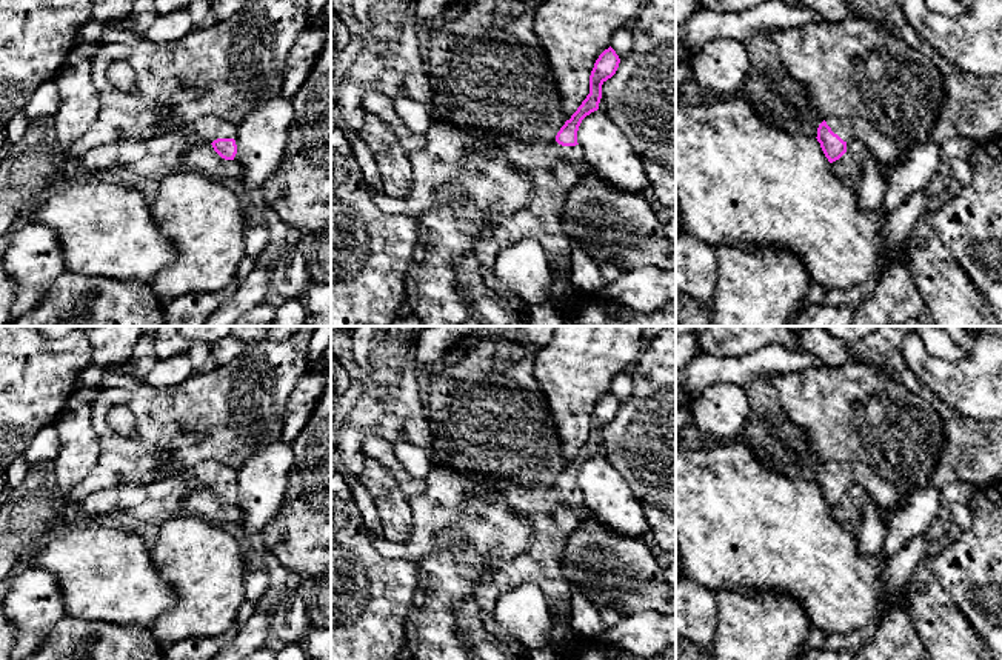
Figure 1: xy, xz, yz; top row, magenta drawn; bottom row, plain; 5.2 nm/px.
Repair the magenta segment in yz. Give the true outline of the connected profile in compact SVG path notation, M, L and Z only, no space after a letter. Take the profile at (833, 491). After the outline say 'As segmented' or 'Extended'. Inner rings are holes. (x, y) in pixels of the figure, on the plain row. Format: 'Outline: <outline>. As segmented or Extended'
Outline: M825 463L817 472L817 486L830 508L847 497L847 488L860 485L877 509L893 512L899 508L900 498L908 494L900 485L882 480L863 463Z. Extended

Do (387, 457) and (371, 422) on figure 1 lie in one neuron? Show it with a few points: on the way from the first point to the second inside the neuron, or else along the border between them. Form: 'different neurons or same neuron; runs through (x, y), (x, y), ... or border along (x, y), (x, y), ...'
different neurons; border along (391, 445), (380, 437), (368, 436), (360, 450)

